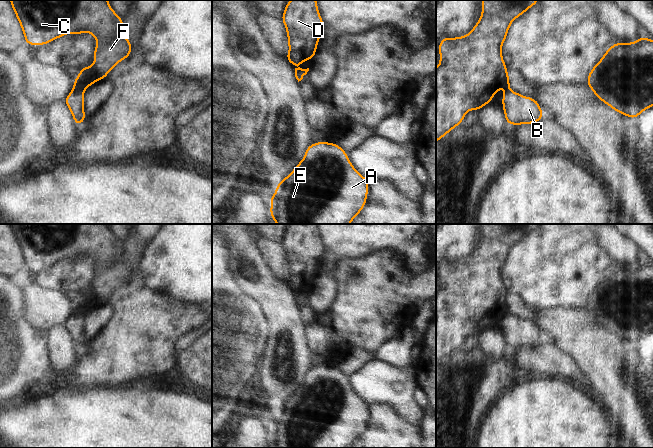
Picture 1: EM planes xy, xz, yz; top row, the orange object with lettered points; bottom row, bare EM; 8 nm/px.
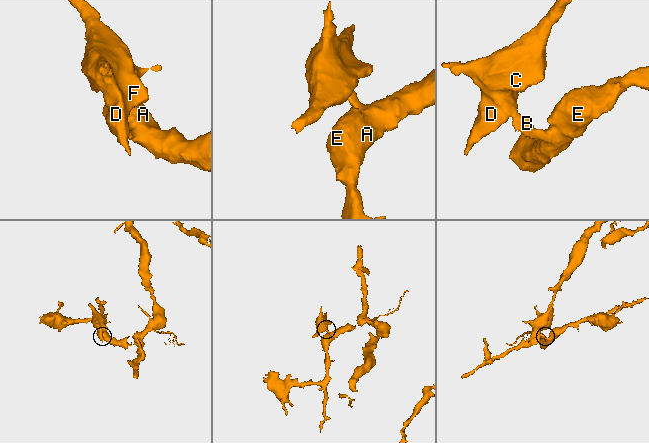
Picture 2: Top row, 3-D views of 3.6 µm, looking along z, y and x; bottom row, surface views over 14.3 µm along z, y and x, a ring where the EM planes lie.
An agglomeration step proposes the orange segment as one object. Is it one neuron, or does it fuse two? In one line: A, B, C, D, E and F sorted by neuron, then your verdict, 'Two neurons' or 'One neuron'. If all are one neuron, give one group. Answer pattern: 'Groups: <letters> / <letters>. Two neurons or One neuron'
Groups: A B E / C D F. Two neurons

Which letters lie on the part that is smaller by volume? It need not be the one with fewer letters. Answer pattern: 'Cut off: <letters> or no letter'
Cut off: C, D, F

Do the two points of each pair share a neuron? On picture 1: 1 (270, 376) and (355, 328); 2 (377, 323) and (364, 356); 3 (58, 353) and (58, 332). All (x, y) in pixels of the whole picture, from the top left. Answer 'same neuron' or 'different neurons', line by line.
1: different neurons
2: different neurons
3: same neuron

